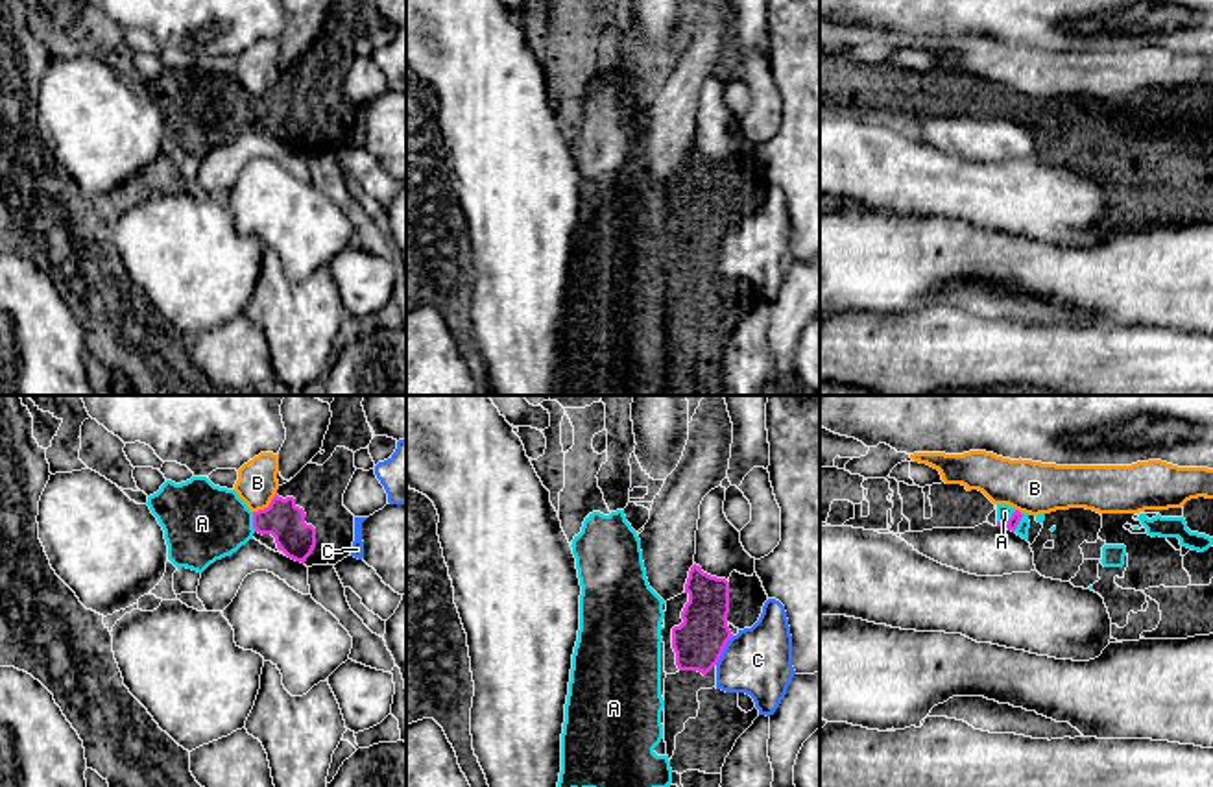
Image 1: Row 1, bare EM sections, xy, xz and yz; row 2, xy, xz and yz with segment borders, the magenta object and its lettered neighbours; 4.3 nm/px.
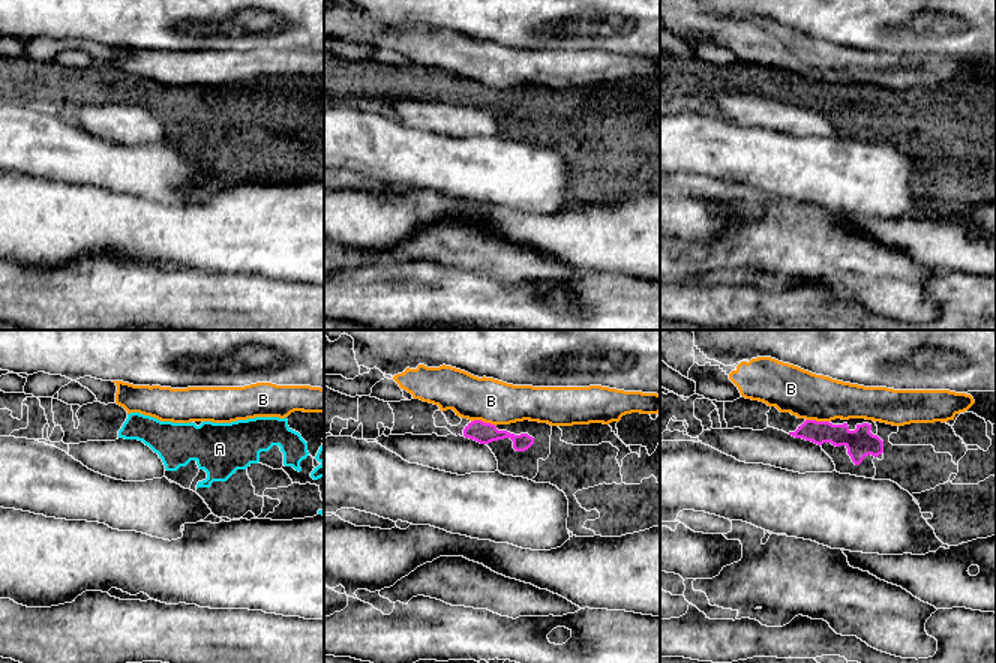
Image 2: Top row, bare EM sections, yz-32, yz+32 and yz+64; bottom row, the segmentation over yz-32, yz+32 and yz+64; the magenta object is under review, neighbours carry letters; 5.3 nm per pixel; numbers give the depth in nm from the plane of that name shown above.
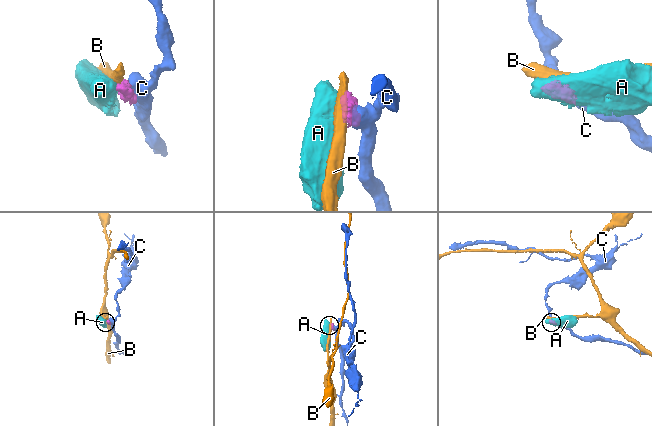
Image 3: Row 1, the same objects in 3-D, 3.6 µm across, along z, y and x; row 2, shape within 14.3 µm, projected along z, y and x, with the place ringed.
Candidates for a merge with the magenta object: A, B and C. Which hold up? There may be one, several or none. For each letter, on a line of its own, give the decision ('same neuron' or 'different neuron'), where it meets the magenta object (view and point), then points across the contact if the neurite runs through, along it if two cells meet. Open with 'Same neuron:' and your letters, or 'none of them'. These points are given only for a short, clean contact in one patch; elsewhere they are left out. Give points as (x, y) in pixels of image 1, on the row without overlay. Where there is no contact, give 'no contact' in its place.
Same neuron: A
A: same neuron; contact yz (1008, 108)
B: different neuron; contact xy (268, 93); border xy (276, 78), (266, 93), (253, 98)
C: different neuron; contact xz (722, 237); border xz (733, 222), (715, 250)

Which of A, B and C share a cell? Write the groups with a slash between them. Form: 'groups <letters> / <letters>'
groups A / B / C

